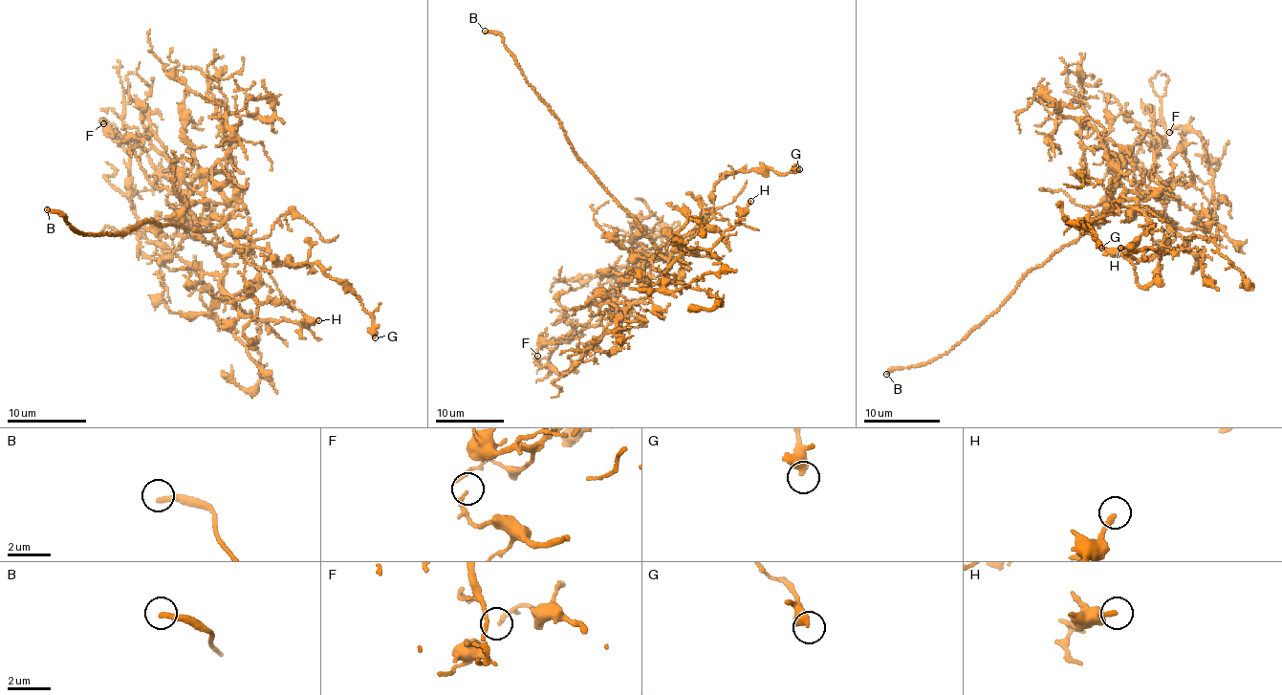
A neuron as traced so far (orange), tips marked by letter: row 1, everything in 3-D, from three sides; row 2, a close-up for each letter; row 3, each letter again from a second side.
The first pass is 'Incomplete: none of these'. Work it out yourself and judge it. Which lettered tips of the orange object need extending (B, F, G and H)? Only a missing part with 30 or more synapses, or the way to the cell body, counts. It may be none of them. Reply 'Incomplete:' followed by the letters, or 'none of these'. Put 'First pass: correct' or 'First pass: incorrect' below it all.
Incomplete: B
First pass: incorrect

